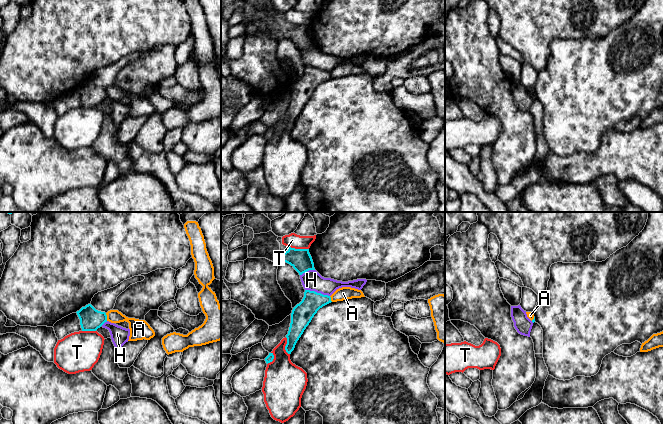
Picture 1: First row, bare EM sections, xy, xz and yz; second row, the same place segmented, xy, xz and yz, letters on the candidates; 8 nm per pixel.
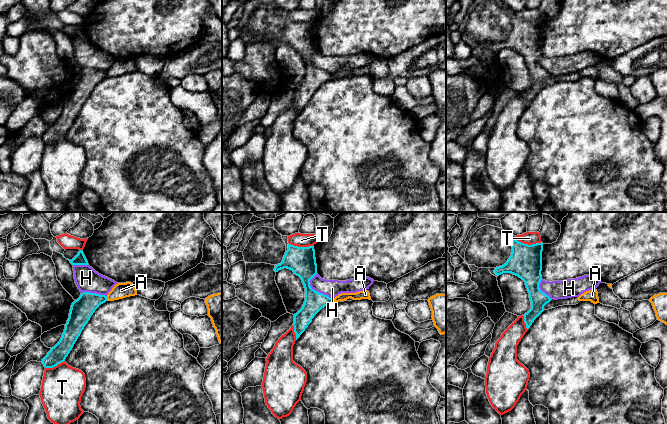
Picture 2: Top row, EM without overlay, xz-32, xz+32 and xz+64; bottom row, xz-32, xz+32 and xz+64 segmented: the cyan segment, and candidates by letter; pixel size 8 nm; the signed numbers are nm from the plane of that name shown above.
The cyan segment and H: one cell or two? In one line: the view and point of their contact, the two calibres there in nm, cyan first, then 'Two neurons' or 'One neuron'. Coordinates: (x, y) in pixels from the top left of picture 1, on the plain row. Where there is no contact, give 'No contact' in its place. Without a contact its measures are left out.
Touches cyan at xz (316, 68). Thickness 170 nm (cyan) against 160 nm. Two neurons

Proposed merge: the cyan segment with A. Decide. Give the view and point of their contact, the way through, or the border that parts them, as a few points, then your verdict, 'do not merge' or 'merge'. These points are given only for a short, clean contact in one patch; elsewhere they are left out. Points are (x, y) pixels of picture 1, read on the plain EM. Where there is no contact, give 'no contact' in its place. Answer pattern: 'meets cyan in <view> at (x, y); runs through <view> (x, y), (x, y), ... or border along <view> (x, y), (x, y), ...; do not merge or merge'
meets cyan in xy at (106, 93); border along xy (105, 89), (107, 96); do not merge

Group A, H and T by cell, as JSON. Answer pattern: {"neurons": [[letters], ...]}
{"neurons": [["A"], ["H"], ["T"]]}

